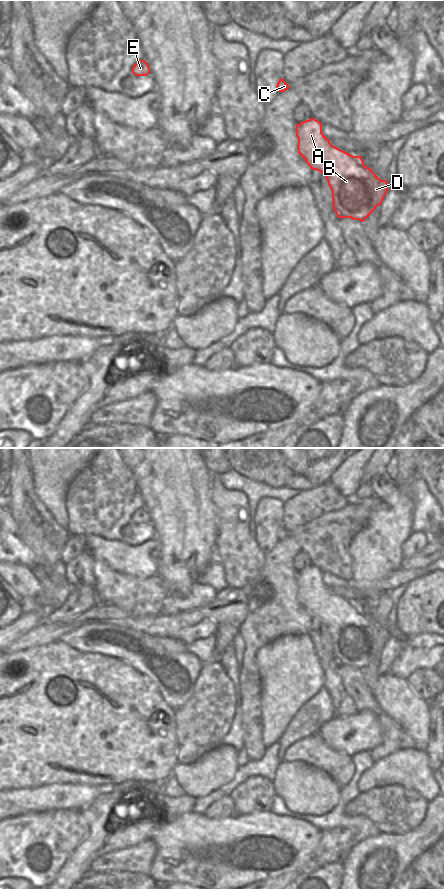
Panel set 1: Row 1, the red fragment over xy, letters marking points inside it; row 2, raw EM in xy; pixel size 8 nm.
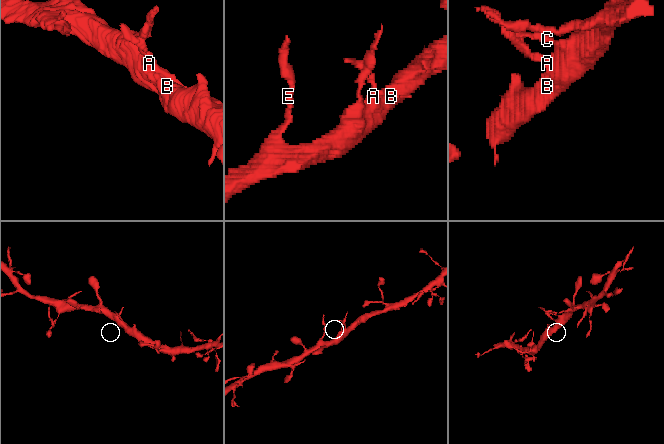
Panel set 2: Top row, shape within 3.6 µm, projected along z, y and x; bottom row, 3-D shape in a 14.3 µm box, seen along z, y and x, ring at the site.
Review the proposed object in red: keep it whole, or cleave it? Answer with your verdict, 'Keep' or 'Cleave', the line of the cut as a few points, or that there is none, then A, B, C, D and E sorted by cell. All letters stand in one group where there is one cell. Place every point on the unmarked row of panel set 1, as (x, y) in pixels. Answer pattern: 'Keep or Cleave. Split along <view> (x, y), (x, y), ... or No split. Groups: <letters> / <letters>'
Keep. No split. Groups: A B C D E.

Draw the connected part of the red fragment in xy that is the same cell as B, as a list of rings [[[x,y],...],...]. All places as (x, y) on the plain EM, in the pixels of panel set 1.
[[[311,566],[296,572],[298,601],[312,618],[321,620],[332,639],[332,655],[338,666],[364,670],[380,654],[387,641],[388,631],[364,613],[362,604],[353,604],[330,591],[322,581],[322,571]]]

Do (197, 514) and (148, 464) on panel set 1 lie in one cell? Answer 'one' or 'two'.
one

